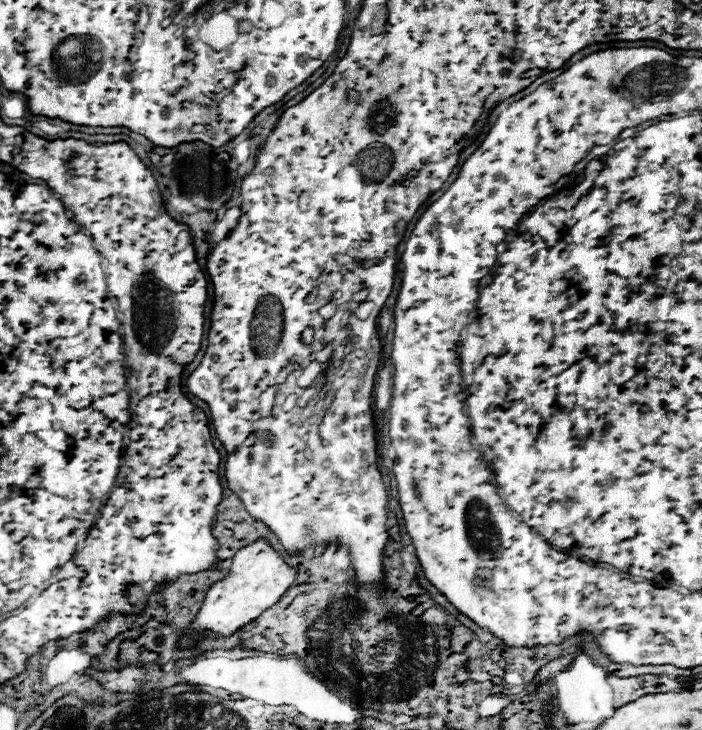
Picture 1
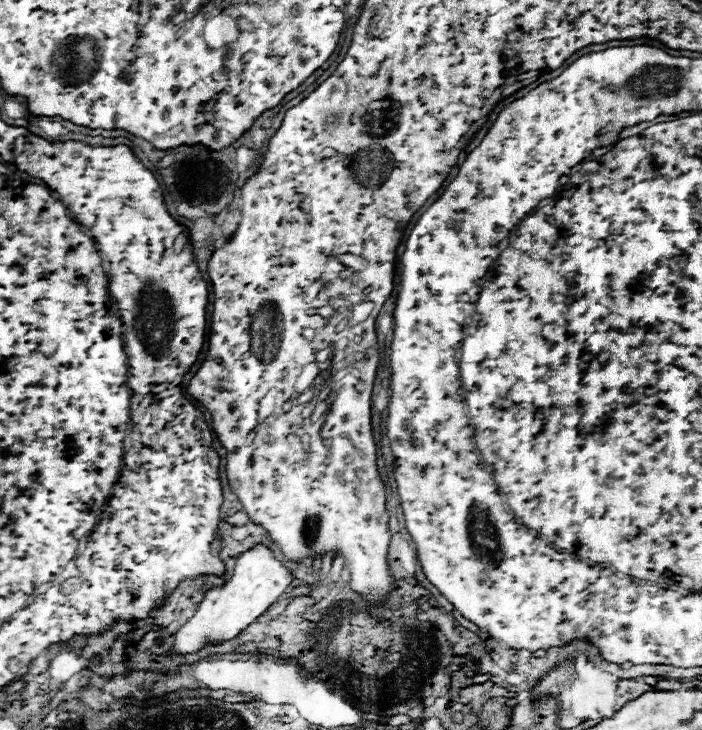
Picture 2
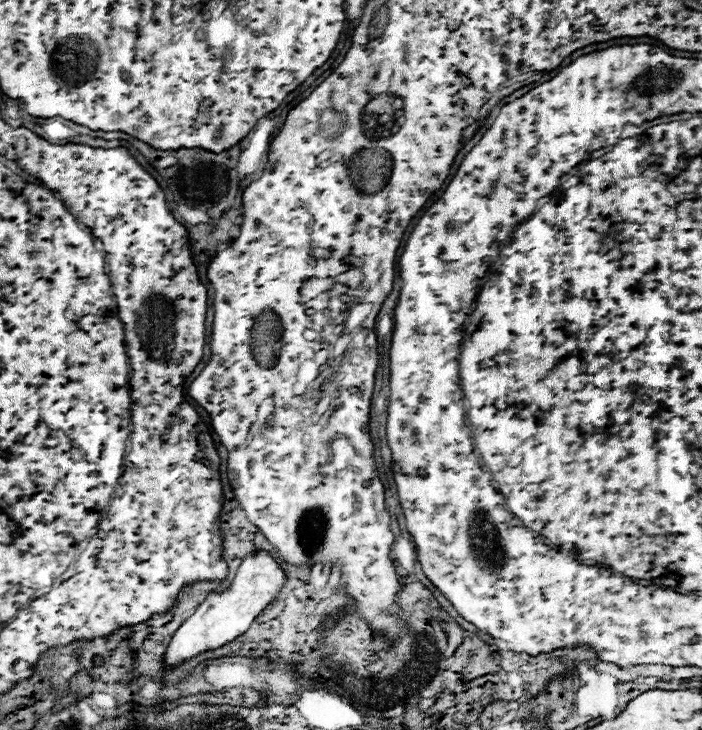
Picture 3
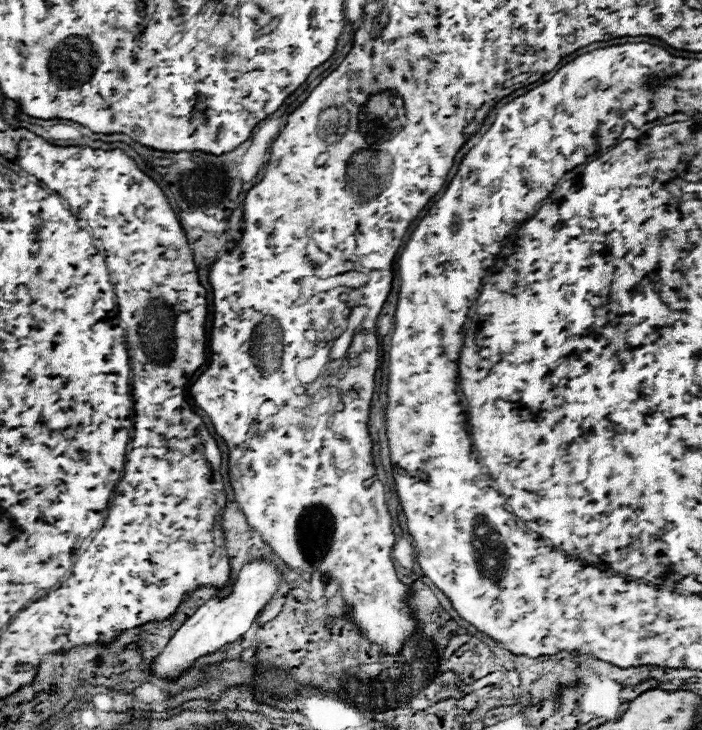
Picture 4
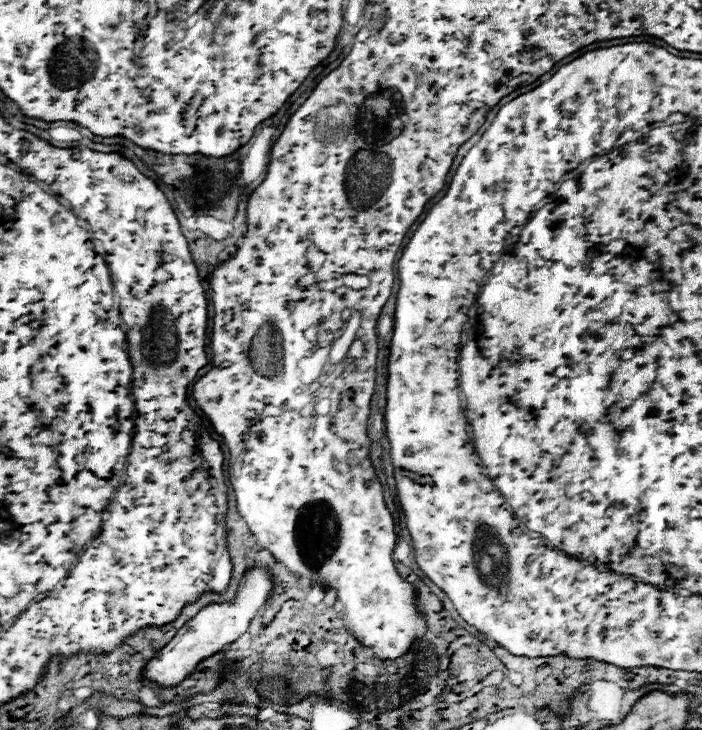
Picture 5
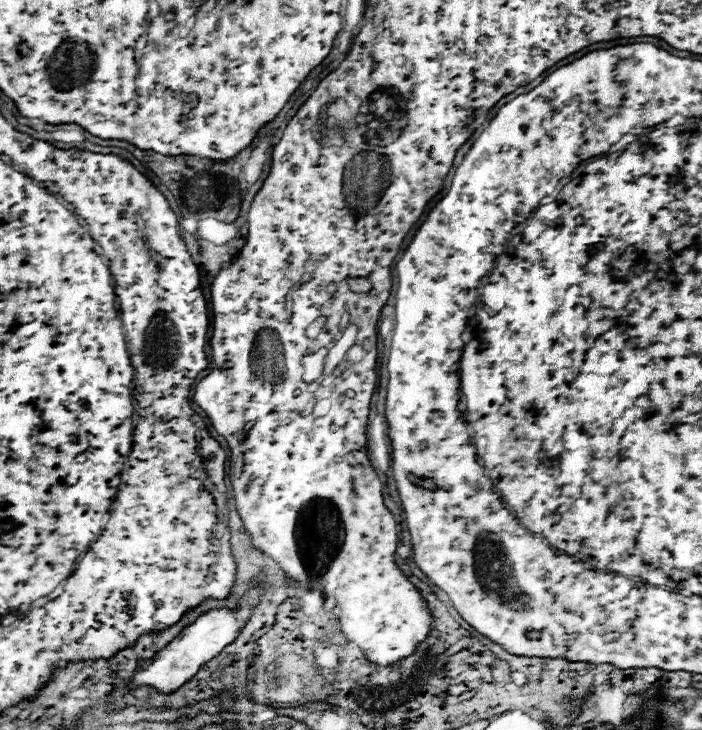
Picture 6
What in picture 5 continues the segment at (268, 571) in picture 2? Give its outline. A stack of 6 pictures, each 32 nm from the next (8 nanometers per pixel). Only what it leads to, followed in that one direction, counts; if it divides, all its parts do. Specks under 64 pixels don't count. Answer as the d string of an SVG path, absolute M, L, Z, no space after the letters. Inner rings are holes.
M254 570L242 584L234 598L234 602L228 604L212 604L204 610L200 610L188 624L184 624L178 634L144 666L140 672L140 678L146 682L156 682L164 688L178 686L186 676L196 672L198 664L204 658L210 658L218 654L226 644L232 644L240 634L246 632L250 620L258 612L258 608L264 604L266 596L272 592L272 582L264 570Z

